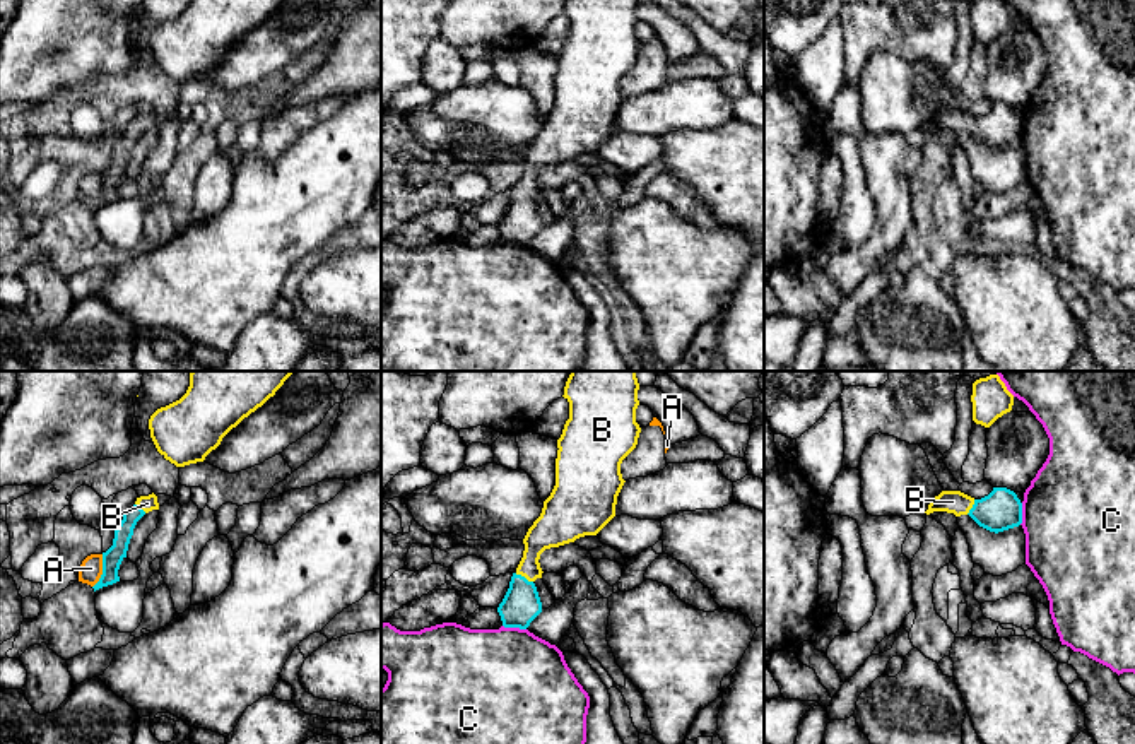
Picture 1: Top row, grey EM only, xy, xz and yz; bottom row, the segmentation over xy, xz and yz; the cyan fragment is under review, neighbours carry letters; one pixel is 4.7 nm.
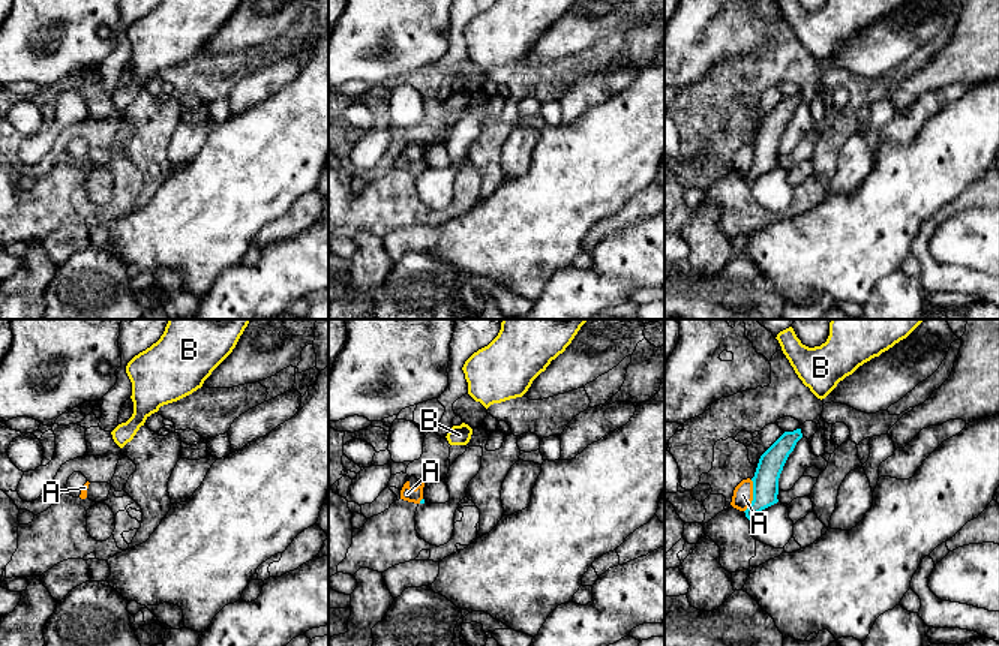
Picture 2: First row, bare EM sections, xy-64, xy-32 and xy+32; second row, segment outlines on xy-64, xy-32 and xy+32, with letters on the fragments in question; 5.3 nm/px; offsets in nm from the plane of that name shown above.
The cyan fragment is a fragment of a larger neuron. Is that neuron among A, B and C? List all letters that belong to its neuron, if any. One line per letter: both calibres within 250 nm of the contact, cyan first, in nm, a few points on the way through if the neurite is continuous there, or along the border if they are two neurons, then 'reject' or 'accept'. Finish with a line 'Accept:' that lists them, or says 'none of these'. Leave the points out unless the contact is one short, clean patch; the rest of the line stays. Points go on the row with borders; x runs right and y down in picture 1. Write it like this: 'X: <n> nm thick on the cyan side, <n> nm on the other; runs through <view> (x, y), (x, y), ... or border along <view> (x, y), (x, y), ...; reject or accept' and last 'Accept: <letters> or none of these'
A: 90 nm thick on the cyan side, 110 nm on the other; border along xy (103, 555), (103, 573), (93, 587); reject
B: 180 nm thick on the cyan side, 160 nm on the other; runs through xz (522, 604), (523, 577), (534, 546), (549, 531); accept
C: 180 nm thick on the cyan side, 480 nm on the other; reject
Accept: B

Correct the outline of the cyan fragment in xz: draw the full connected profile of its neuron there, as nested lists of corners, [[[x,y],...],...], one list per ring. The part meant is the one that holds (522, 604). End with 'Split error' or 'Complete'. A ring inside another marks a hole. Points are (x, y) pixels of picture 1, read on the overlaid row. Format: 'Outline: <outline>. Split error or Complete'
Outline: [[[571,371],[562,395],[569,402],[569,419],[557,440],[556,486],[523,539],[523,558],[497,607],[504,628],[526,629],[542,612],[533,583],[544,573],[540,554],[579,537],[597,535],[615,517],[617,496],[626,482],[620,464],[636,448],[641,433],[636,422],[638,390],[636,371]]]. Split error

